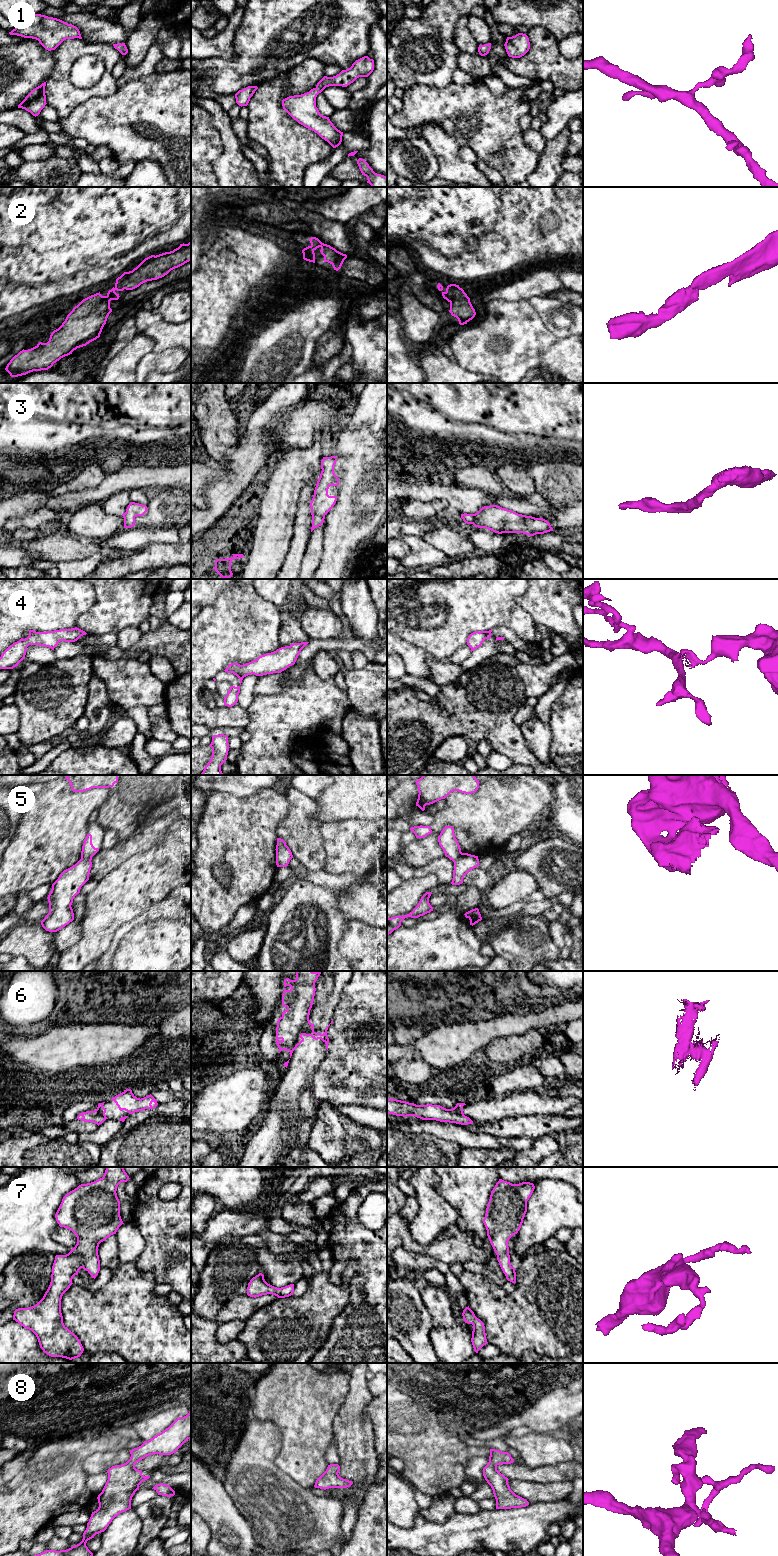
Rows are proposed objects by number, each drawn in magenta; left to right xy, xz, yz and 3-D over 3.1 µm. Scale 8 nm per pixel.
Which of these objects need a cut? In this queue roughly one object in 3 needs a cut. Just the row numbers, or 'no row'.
4, 5, 6

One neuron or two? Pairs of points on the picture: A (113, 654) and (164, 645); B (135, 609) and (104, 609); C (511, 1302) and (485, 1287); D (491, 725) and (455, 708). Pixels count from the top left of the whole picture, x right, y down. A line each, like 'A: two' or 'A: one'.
A: one
B: one
C: one
D: one

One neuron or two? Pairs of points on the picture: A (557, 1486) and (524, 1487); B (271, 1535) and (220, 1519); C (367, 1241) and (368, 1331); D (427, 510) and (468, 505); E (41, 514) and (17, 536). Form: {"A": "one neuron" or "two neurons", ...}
{"A": "one neuron", "B": "two neurons", "C": "one neuron", "D": "two neurons", "E": "two neurons"}

